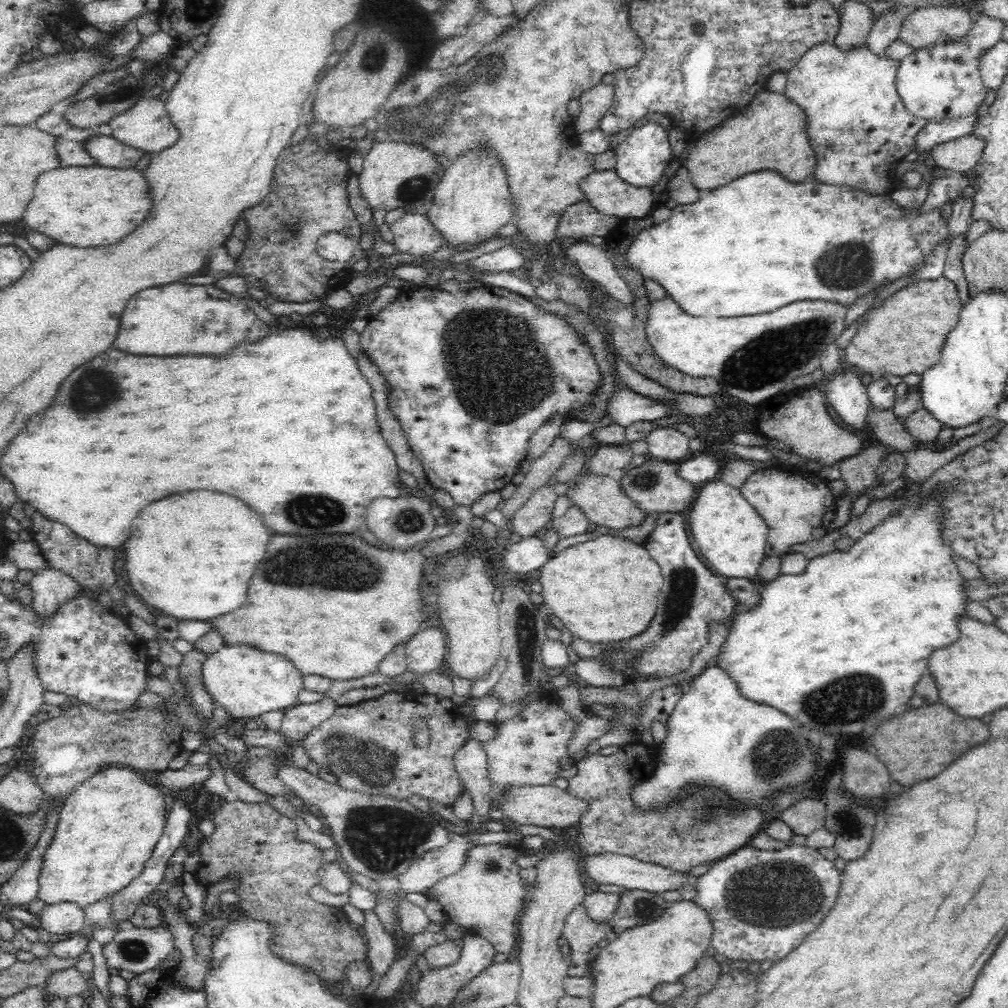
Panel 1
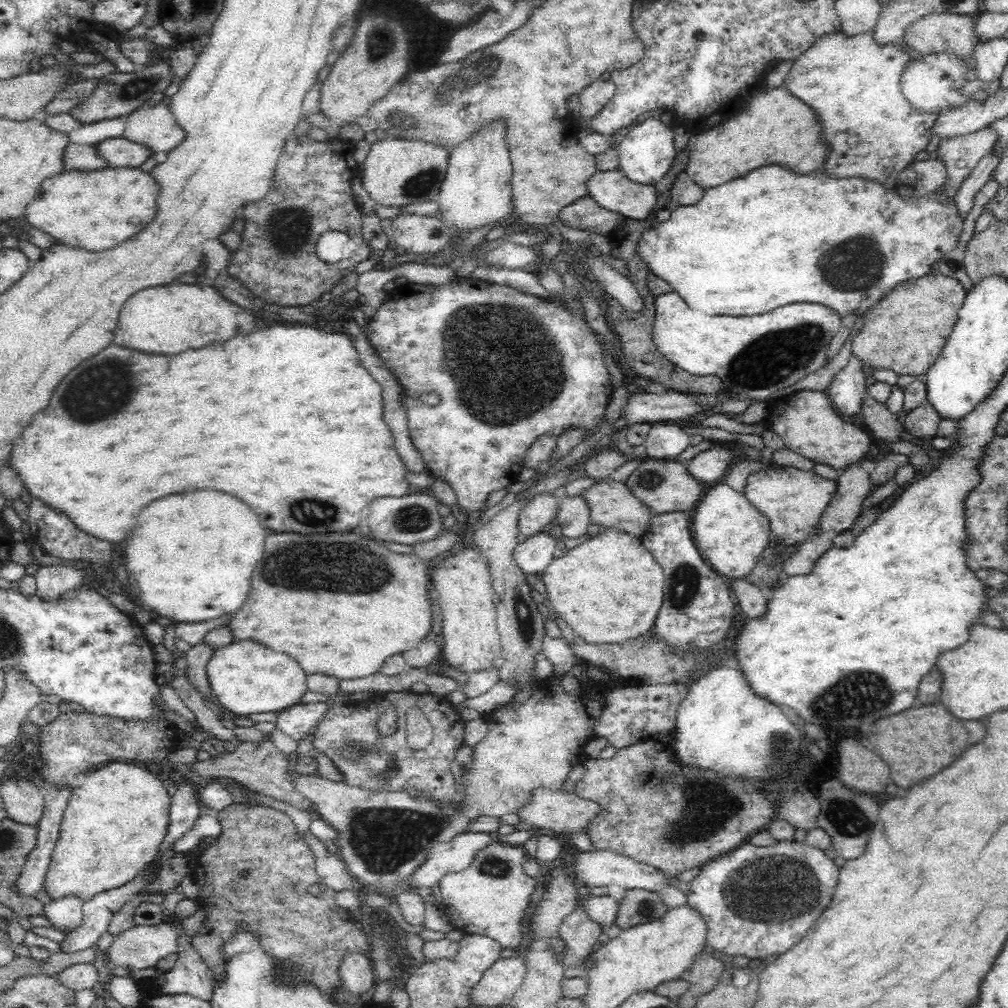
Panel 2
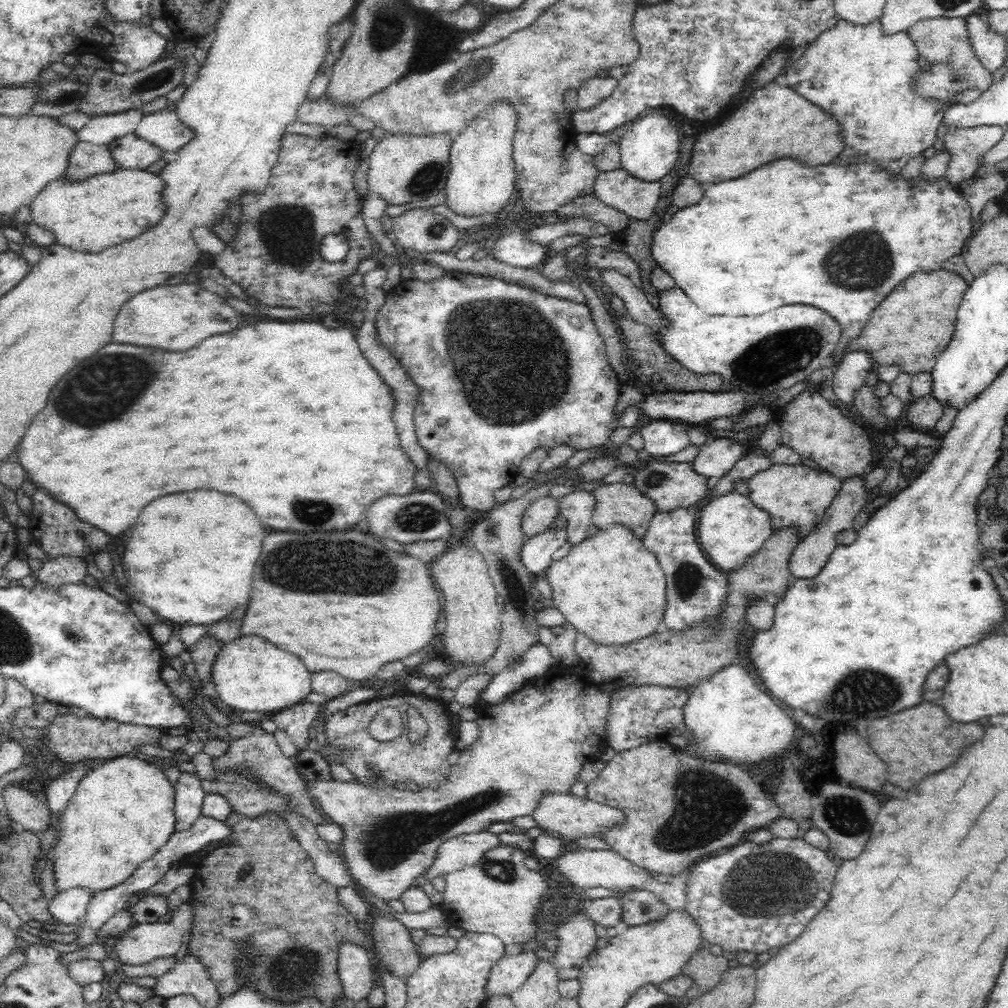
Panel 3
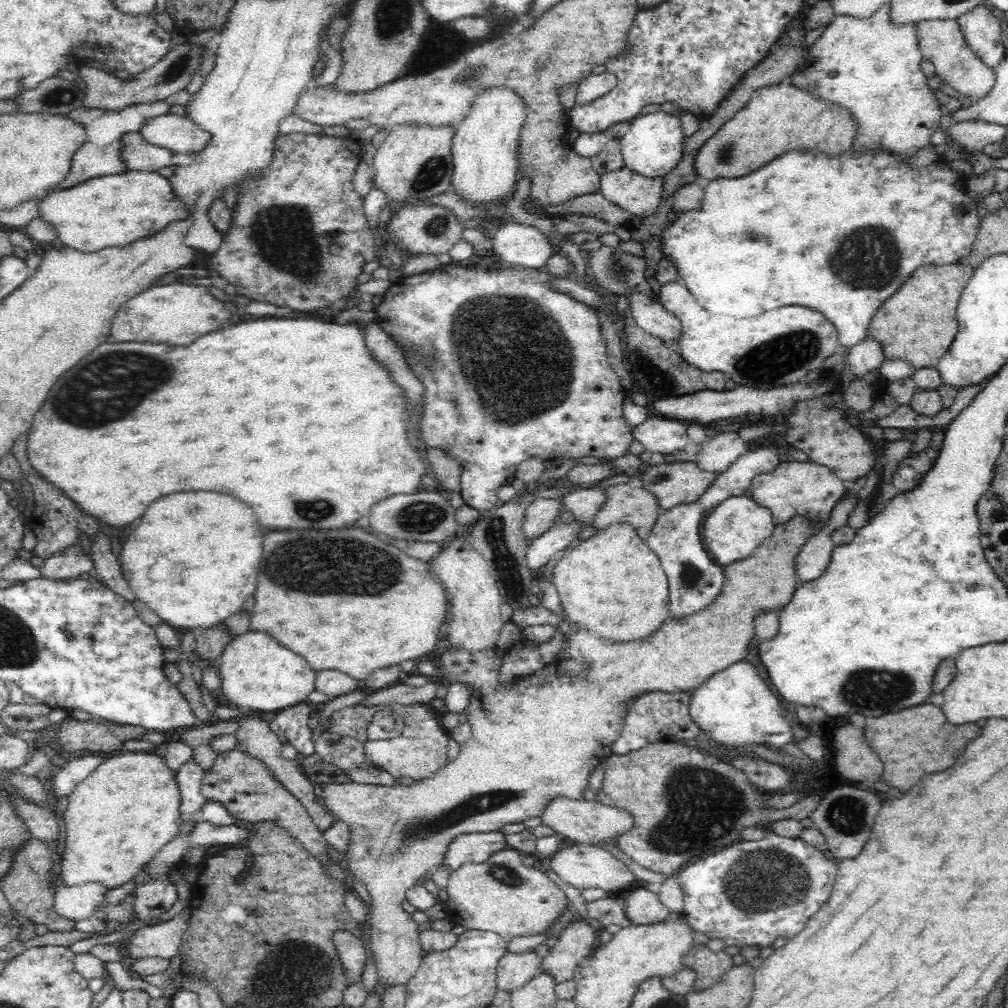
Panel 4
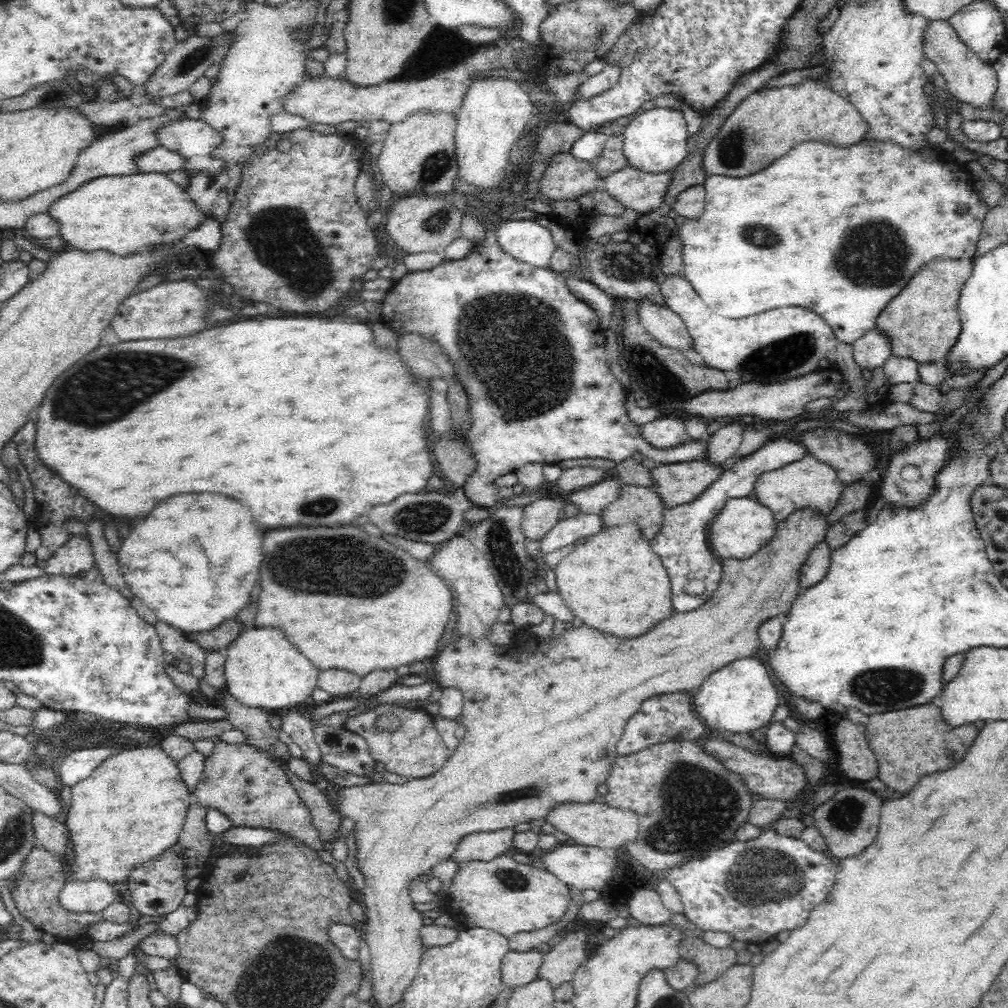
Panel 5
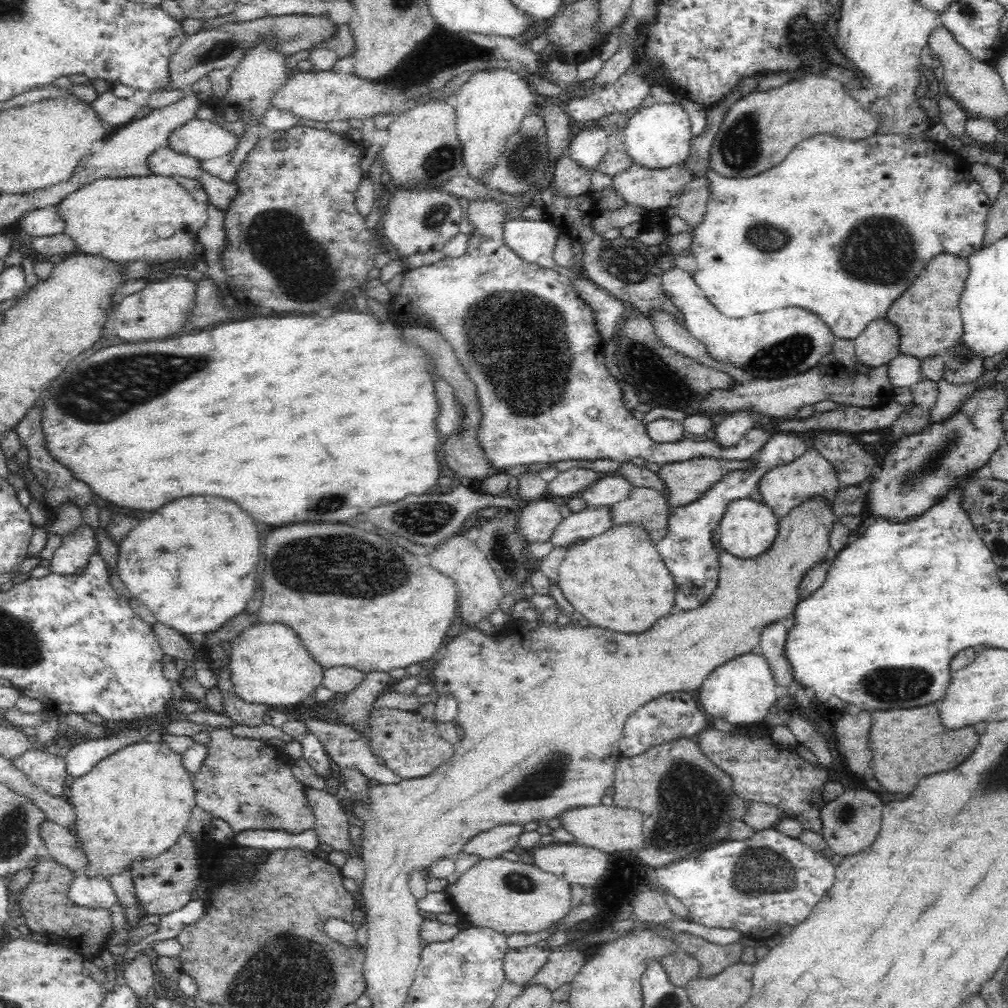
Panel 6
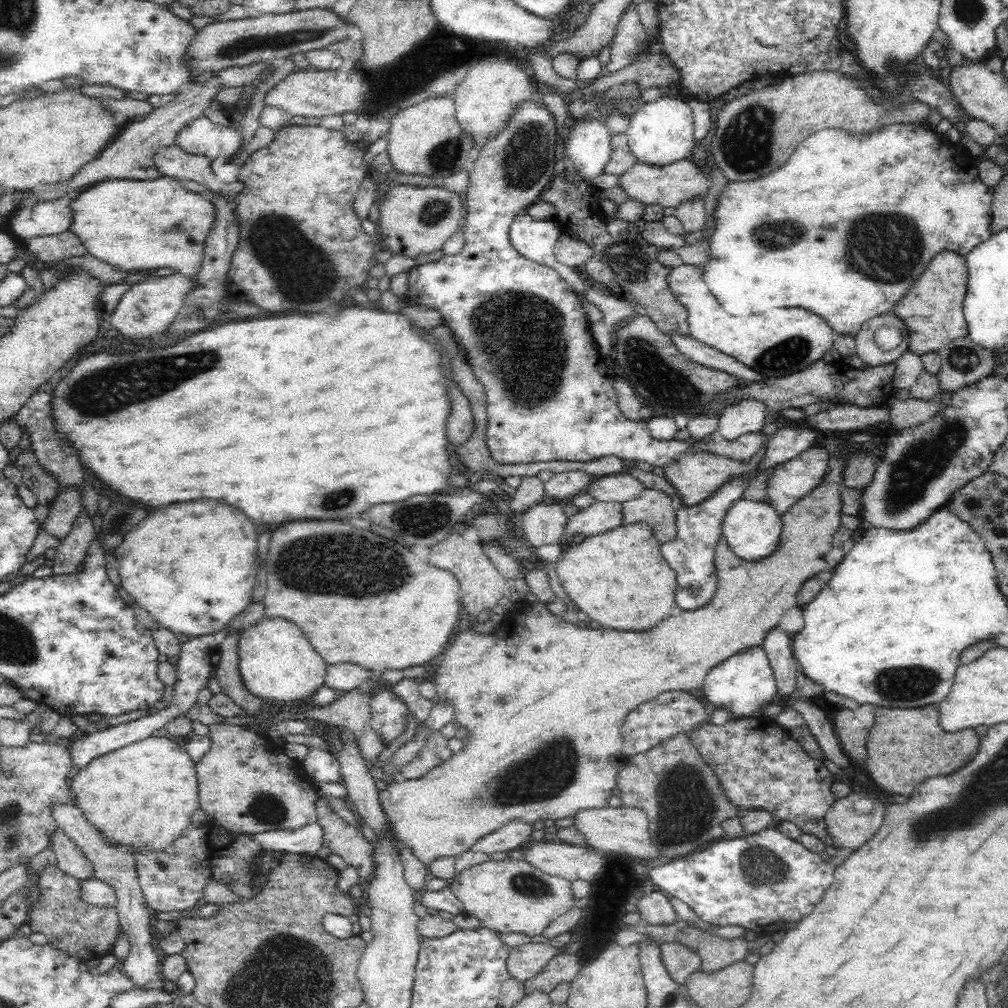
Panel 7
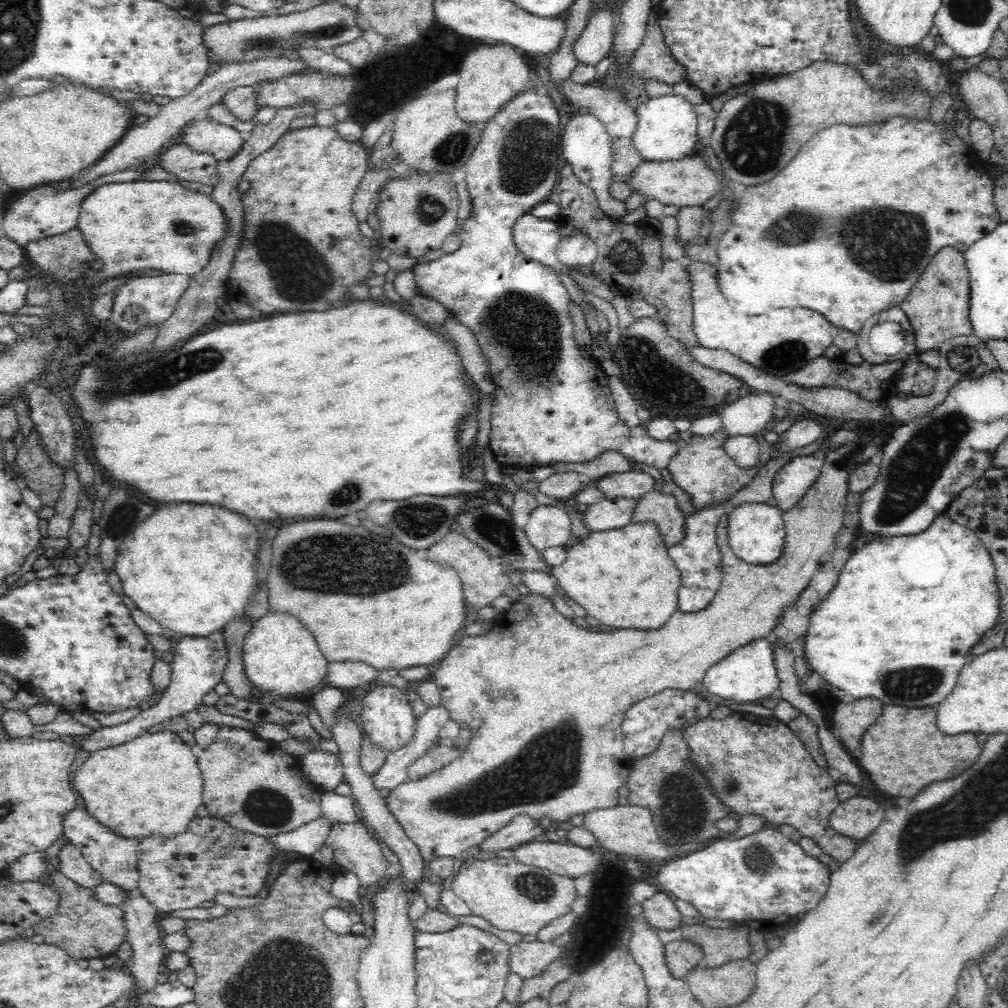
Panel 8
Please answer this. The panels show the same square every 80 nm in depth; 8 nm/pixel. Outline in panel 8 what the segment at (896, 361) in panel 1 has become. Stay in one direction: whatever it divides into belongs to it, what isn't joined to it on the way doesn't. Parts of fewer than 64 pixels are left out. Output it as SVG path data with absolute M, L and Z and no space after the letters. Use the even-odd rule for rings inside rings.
M948 245L936 253L926 265L900 308L908 315L916 335L916 352L940 348L943 342L954 337L972 335L970 321L970 279L963 252Z

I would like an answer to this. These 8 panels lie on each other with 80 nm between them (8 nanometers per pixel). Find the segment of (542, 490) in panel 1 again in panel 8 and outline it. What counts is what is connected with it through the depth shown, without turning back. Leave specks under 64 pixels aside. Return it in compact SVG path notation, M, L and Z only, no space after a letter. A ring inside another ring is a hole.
M538 505L524 529L526 538L542 554L552 546L567 547L571 521L568 512L553 505Z

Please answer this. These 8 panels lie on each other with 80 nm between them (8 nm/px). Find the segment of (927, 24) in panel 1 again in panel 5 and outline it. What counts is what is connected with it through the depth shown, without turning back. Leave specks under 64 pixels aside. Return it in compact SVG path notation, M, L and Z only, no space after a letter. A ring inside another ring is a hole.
M946 20L931 21L923 40L923 54L937 66L938 73L946 80L948 95L970 104L978 110L995 111L997 108L998 77L993 65L985 63L974 54L956 34L956 31Z

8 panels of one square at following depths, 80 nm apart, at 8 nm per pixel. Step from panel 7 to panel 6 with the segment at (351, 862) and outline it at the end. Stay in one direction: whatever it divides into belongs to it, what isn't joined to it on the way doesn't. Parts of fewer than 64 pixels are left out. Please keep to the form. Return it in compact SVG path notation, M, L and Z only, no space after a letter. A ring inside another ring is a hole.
M312 787L306 788L306 797L315 812L314 830L316 830L320 844L330 844L334 851L342 852L345 858L357 856L363 865L362 845L360 842L356 844L352 842L351 825L348 824L346 813L338 800L330 793Z

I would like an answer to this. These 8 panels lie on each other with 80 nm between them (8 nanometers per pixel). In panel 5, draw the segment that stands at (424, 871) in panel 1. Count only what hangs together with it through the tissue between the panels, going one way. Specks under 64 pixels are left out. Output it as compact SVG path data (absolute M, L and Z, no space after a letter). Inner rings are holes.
M514 827L470 834L458 844L451 858L458 865L477 860L494 860L502 854L513 852L513 841L516 834Z

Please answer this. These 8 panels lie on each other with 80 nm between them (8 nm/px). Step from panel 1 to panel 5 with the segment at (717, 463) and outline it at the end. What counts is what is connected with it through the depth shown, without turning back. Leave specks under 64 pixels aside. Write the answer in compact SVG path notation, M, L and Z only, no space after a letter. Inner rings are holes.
M728 422L718 428L708 441L708 455L705 460L719 465L732 466L737 461L733 454L739 449L744 434L744 422Z

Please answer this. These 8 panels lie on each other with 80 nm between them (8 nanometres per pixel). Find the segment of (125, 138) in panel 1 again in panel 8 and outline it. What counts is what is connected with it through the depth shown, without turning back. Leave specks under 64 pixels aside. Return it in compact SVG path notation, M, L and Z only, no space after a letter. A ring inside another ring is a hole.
M210 118L188 122L181 130L185 144L196 152L208 152L219 161L236 156L245 138L238 129L212 121Z

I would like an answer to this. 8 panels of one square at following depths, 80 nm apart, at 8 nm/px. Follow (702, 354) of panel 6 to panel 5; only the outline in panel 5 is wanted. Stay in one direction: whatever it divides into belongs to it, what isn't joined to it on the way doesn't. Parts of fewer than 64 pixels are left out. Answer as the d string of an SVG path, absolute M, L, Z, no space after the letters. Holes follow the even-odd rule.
M651 302L636 304L640 323L660 344L674 351L692 352L692 336L683 320L667 306L658 306Z

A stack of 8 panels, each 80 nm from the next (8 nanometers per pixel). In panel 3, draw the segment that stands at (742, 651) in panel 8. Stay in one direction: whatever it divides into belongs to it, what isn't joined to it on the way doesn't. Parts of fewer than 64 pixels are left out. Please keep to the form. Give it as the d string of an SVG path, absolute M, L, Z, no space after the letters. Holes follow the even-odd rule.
M731 664L700 683L689 690L689 698L683 712L684 723L694 732L689 737L691 744L685 748L686 751L692 752L692 755L698 755L711 761L722 760L736 765L757 766L765 764L762 760L770 760L782 754L790 746L790 740L794 740L796 730L794 730L792 720L778 708L777 701L768 692L760 690L756 679L750 676L748 668L740 664Z

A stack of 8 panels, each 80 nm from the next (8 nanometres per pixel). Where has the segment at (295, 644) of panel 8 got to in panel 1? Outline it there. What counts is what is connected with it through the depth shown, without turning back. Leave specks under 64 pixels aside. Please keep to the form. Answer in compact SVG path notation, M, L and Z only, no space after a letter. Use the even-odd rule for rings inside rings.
M244 643L225 644L209 654L202 666L202 676L214 702L224 707L231 718L258 718L259 714L294 707L303 690L303 674L296 670L292 660Z

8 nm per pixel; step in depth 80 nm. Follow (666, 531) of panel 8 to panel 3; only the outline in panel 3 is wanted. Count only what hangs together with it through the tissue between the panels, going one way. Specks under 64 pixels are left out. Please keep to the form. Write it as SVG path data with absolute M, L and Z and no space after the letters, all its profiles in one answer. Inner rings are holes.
M603 484L592 493L596 495L596 508L591 522L601 531L613 524L623 524L642 539L658 511L654 501L634 484Z

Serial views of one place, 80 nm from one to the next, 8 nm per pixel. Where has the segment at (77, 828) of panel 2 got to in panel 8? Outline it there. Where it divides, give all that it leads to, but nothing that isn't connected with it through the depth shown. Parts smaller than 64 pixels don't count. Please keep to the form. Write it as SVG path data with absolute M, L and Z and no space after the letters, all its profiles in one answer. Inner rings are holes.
M170 729L154 734L146 732L123 743L91 752L82 766L75 771L72 787L83 800L85 810L100 823L108 825L113 832L140 840L150 834L167 834L172 837L188 830L190 822L196 816L196 810L203 804L204 785L197 762L194 751L177 732Z

